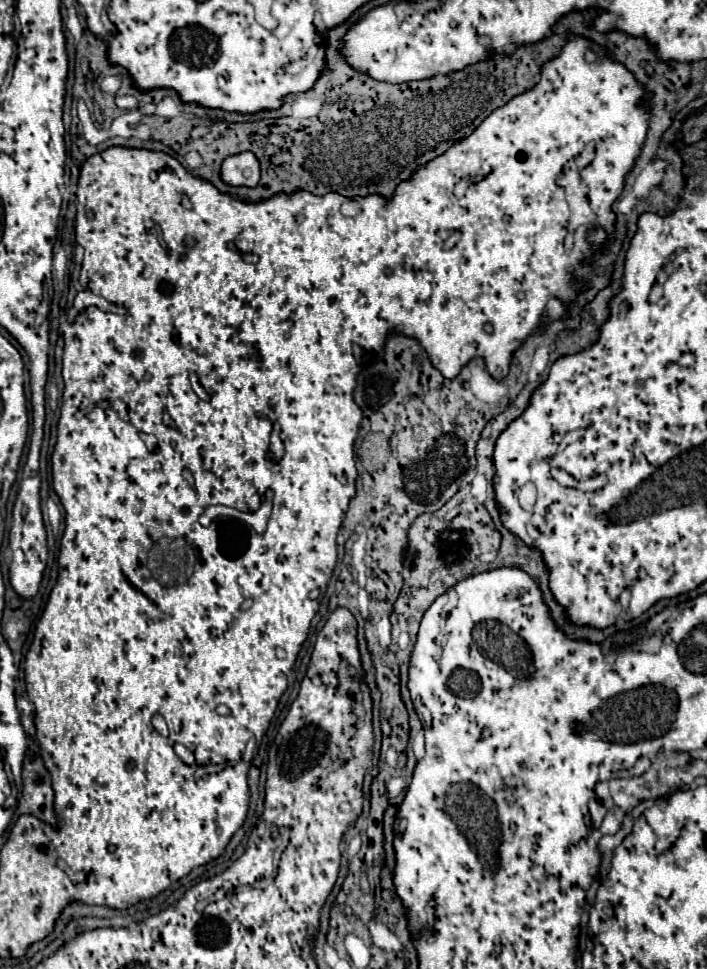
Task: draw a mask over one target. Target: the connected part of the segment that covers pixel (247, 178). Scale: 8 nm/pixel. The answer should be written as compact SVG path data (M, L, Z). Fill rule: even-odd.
M242 152L236 156L228 156L222 162L222 180L228 186L246 186L254 188L260 180L260 164L252 152Z

